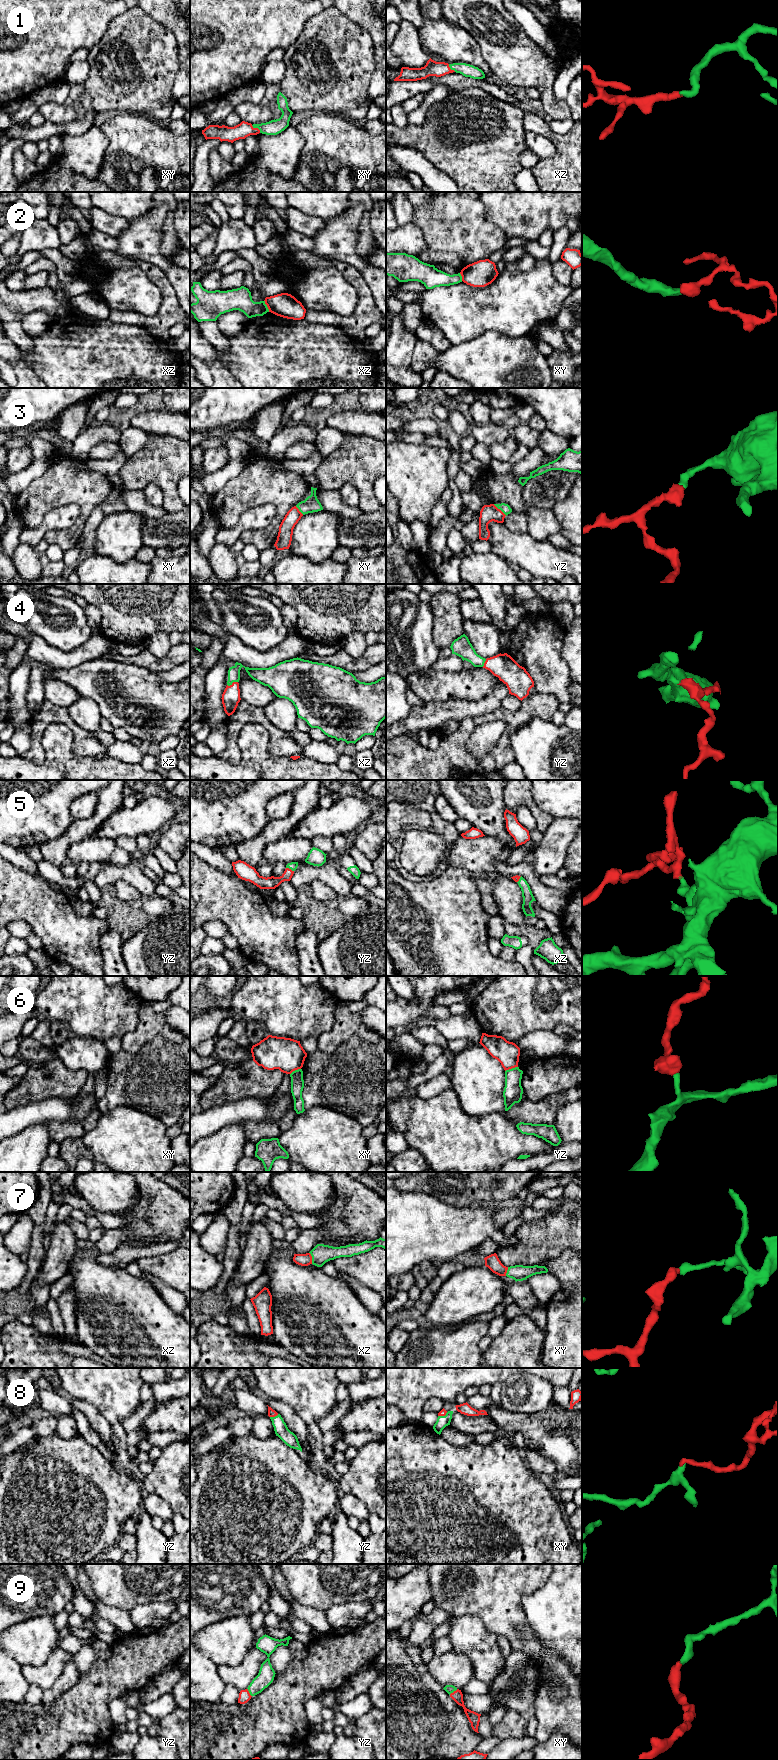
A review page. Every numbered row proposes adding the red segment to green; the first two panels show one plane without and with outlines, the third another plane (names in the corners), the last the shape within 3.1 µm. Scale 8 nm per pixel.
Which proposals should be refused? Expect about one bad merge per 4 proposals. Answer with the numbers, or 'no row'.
2, 6

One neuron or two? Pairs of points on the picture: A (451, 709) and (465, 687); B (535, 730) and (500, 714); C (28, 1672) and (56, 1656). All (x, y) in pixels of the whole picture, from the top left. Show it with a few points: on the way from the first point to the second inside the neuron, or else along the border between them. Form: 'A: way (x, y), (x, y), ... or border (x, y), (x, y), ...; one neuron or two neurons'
A: border (481, 699), (449, 699), (434, 702); two neurons
B: border (547, 720), (533, 717), (510, 735), (510, 743); two neurons
C: way (35, 1672), (42, 1672), (51, 1663); one neuron

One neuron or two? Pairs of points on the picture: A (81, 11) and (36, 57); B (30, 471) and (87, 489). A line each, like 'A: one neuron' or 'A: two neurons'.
A: one neuron
B: two neurons

